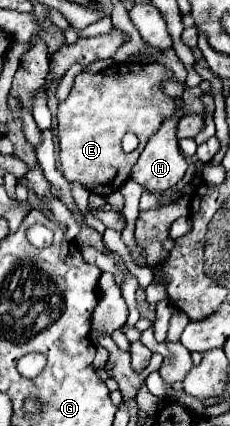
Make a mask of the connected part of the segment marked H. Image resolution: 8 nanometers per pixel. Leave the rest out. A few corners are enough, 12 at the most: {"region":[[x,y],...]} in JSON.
{"region":[[163,122],[131,168],[149,192],[175,188],[187,160]]}

